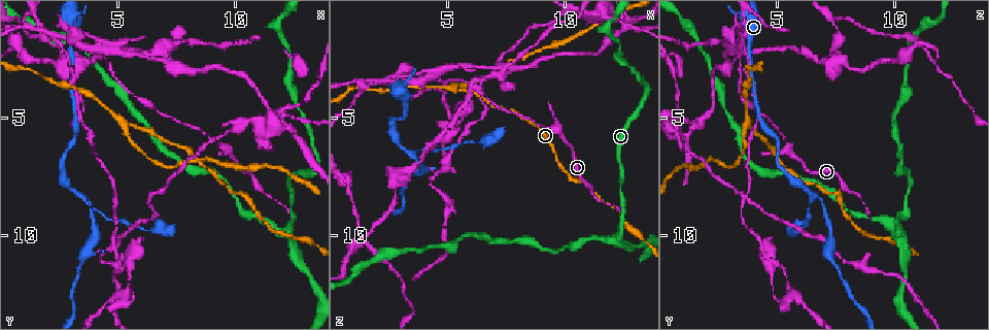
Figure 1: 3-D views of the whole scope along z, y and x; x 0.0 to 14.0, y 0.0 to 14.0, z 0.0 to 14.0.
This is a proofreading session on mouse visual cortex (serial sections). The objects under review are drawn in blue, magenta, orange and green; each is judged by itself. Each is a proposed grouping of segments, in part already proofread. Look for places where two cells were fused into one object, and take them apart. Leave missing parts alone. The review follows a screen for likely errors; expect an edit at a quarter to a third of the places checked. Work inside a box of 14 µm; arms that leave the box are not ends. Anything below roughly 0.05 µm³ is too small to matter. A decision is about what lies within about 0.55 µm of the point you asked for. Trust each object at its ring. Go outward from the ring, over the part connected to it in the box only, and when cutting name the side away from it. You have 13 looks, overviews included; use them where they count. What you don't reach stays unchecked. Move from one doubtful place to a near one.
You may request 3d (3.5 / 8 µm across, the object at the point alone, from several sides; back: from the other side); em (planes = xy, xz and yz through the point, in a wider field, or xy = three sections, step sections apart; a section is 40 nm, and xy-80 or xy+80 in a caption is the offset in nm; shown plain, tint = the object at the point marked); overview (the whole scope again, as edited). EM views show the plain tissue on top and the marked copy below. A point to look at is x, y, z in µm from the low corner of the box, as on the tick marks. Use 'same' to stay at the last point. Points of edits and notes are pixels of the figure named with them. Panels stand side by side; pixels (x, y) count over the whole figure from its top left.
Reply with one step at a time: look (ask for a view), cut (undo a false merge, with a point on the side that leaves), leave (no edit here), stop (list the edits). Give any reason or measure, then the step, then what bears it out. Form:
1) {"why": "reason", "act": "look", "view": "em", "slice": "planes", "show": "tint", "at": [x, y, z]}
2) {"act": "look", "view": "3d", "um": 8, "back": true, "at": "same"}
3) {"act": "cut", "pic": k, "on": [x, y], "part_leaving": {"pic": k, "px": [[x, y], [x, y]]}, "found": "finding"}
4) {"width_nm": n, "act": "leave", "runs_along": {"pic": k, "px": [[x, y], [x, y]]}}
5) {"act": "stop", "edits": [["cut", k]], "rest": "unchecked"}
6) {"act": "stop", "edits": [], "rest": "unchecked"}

{"why": "a narrow waist", "act": "look", "view": "3d", "um": 8, "at": [8.9, 5.9, 5.3]}

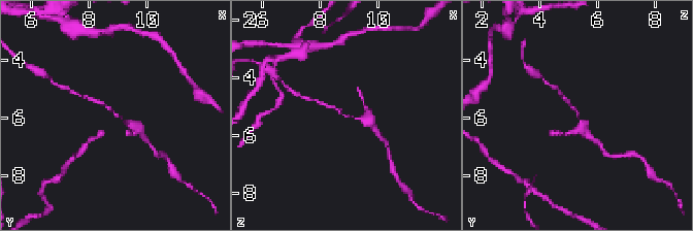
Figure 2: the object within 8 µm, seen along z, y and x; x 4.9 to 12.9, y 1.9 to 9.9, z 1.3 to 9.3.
{"arm_widths_nm": [150, 250], "act": "look", "view": "em", "slice": "xy", "step": 5, "show": "tint", "at": [8.8, 5.9, 5.3]}

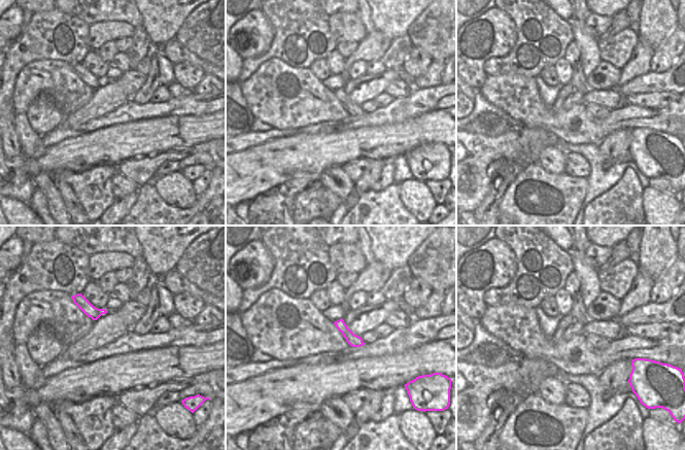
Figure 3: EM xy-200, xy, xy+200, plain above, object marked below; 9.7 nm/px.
{"width_nm": 120, "act": "leave", "runs_along": {"pic": 2, "px": [[137, 127], [89, 99]]}, "found": "continuous, no second cell"}

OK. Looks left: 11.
{"why": "three arms meet", "act": "look", "view": "3d", "um": 3.5, "at": [5.3, 5.2, 3.8]}

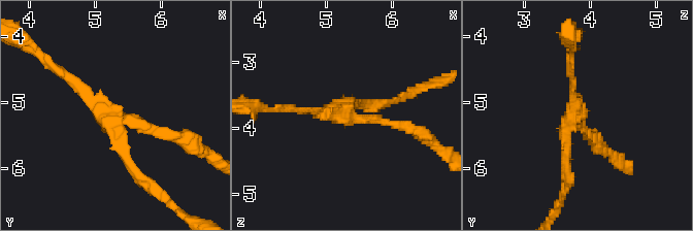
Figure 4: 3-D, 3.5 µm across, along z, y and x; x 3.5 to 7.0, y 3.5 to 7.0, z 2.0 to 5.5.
{"arms": 3, "arm_widths_nm": [100, 150, 150], "why": "need the tissue", "act": "look", "view": "em", "slice": "xy", "step": 5, "show": "tint", "at": [5.25, 5.20, 3.75]}

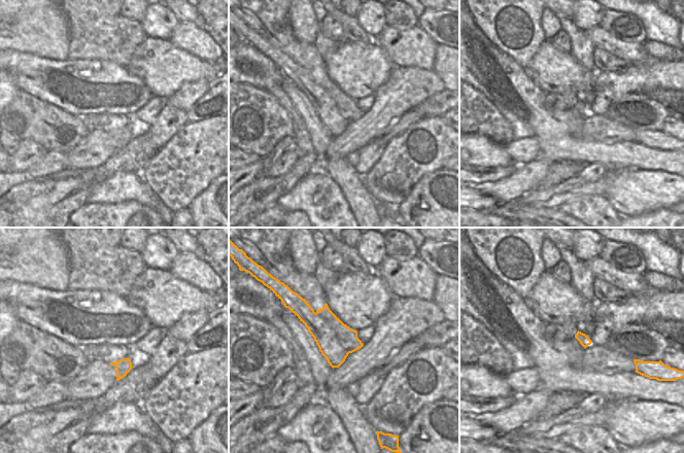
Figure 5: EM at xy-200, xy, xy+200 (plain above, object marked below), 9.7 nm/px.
{"act": "cut", "pic": 4, "on": [130, 165], "found": "a second cell is stuck on"}

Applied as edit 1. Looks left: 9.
{"why": "redraw", "act": "look", "view": "overview"}

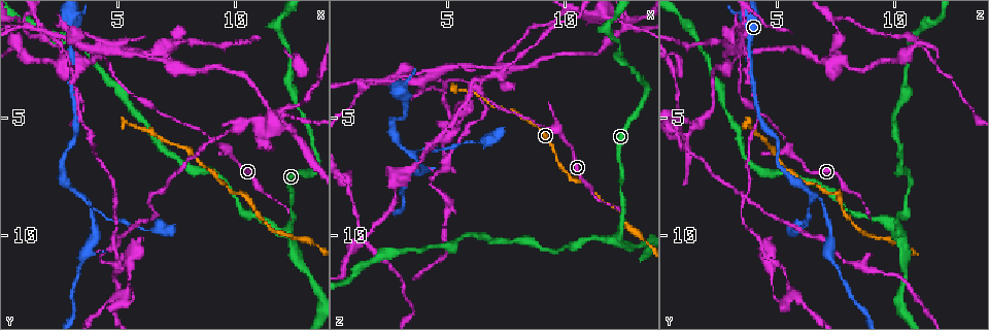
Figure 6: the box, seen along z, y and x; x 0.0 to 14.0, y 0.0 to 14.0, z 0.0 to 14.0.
{"why": "two arms at a narrow angle", "act": "look", "view": "3d", "um": 3.5, "at": [4.6, 2.3, 3.2]}

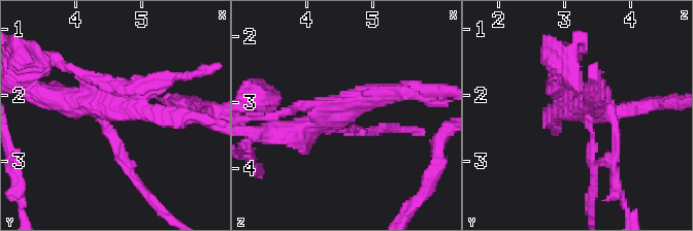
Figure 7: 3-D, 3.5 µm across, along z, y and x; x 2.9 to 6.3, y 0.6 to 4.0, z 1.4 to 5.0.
{"act": "look", "view": "em", "slice": "planes", "show": "tint", "at": [4.50, 2.20, 3.20]}

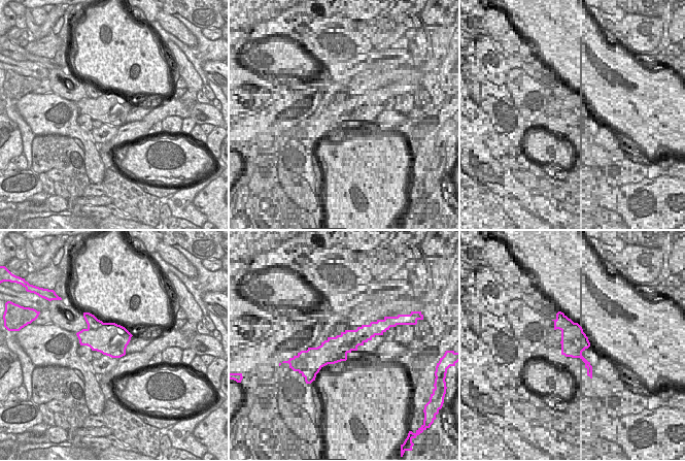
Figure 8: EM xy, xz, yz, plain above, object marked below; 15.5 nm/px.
{"act": "cut", "pic": 7, "on": [601, 119], "found": "two cells meet here"}

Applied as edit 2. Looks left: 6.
{"act": "look", "view": "3d", "um": 3.5, "at": [3.4, 8.2, 6.5]}

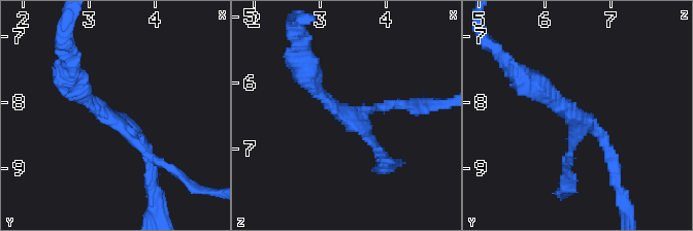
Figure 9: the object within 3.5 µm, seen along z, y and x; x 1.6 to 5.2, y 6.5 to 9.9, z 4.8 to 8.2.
{"arms": 3, "act": "leave", "runs_along": {"pic": 9, "px": [[535, 86], [593, 127], [614, 165]]}, "found": "all the same cell"}

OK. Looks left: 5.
{"why": "three arms meet", "act": "look", "view": "3d", "um": 3.5, "at": [12.1, 9.9, 10.2]}

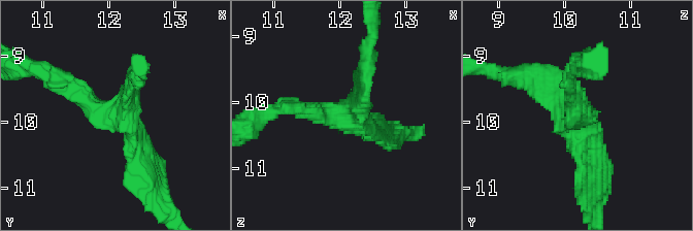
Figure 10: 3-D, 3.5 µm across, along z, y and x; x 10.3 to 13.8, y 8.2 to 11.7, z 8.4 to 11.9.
{"act": "look", "view": "em", "slice": "xy", "step": 1, "show": "tint", "at": [12.15, 9.85, 10.15]}

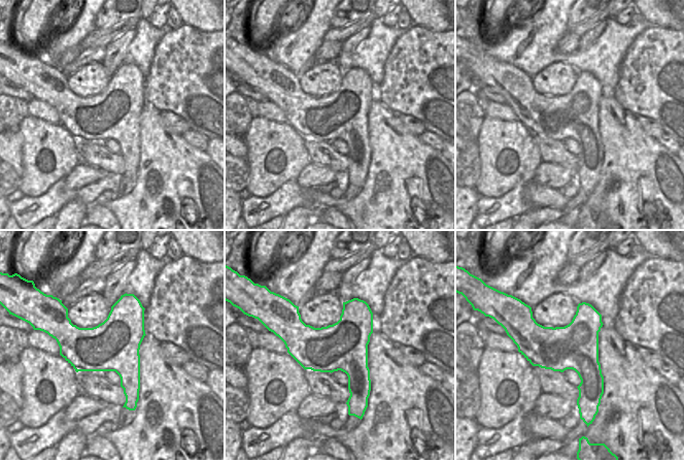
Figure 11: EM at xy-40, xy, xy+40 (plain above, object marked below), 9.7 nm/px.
{"act": "leave", "runs_along": {"pic": 10, "px": [[366, 64], [360, 106], [290, 108]]}, "found": "all the same cell"}

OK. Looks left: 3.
{"act": "stop", "edits": [["cut", 4], ["cut", 7]], "rest": "unchecked"}

